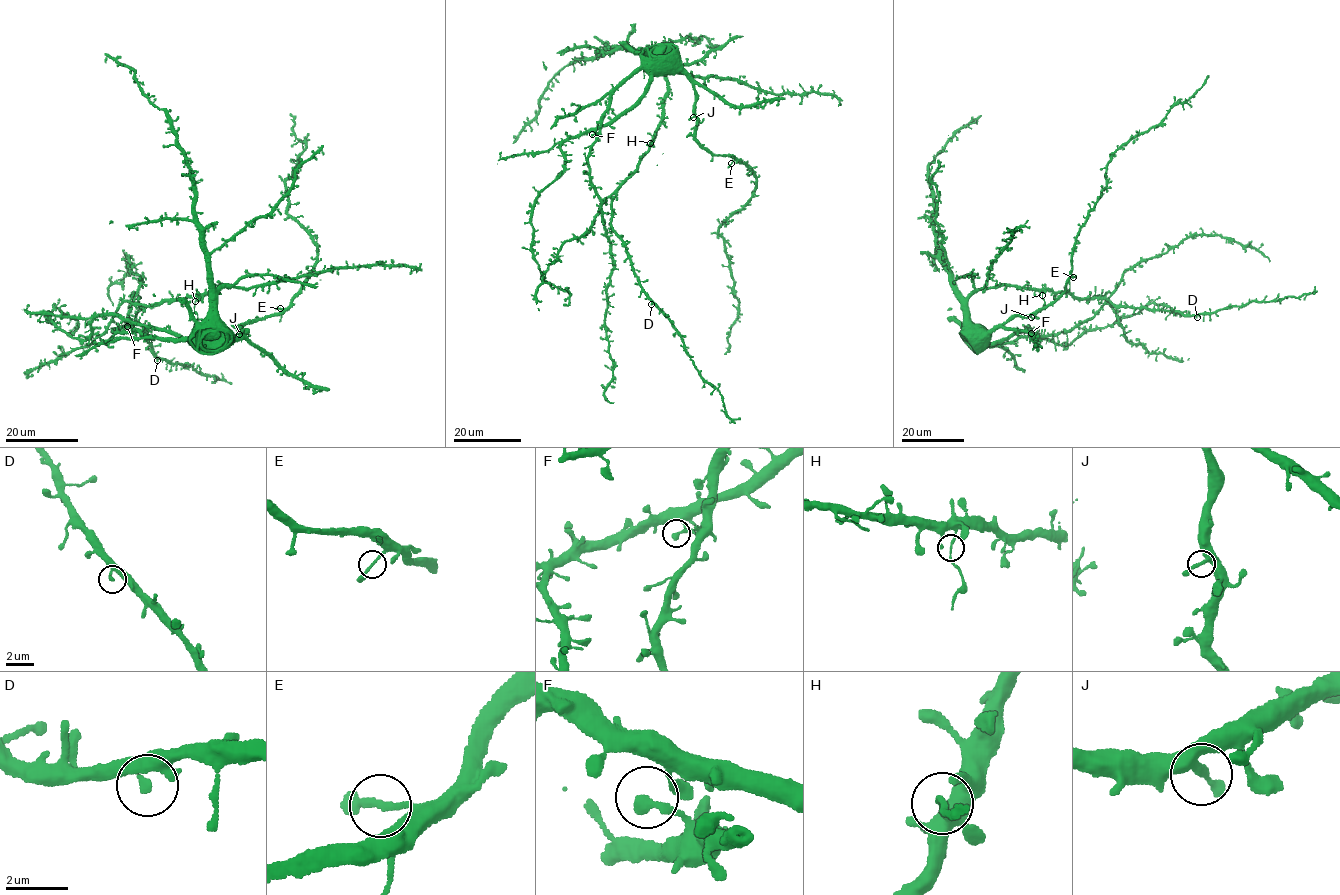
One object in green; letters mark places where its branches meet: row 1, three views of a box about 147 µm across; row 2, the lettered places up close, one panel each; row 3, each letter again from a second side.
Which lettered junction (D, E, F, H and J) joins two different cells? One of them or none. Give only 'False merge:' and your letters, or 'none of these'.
False merge: H

